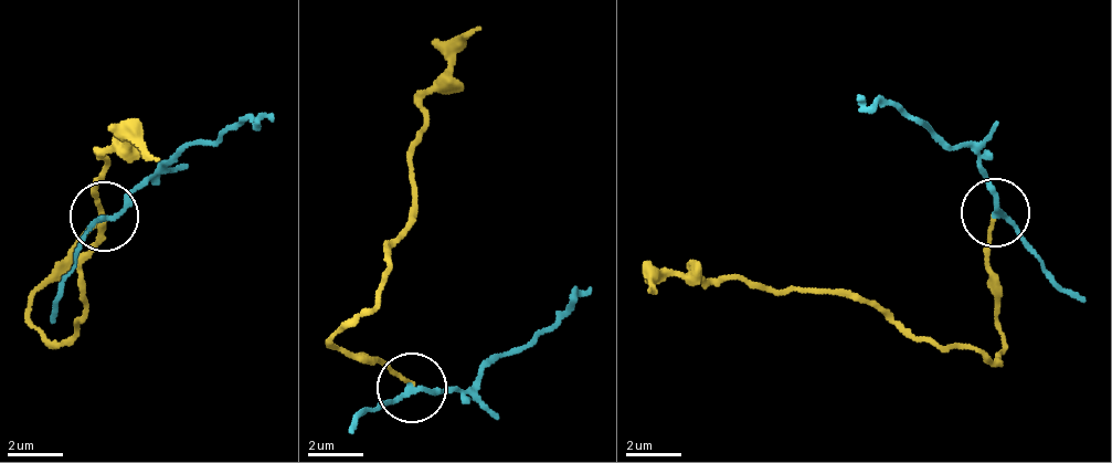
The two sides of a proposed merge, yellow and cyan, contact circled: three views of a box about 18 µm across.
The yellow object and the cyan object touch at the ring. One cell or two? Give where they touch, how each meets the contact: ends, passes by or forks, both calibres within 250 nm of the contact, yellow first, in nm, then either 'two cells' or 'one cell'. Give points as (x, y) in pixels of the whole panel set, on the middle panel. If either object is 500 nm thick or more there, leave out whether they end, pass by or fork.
(412, 387) | yellow ends | cyan passes by | 140/170 nm | two cells

